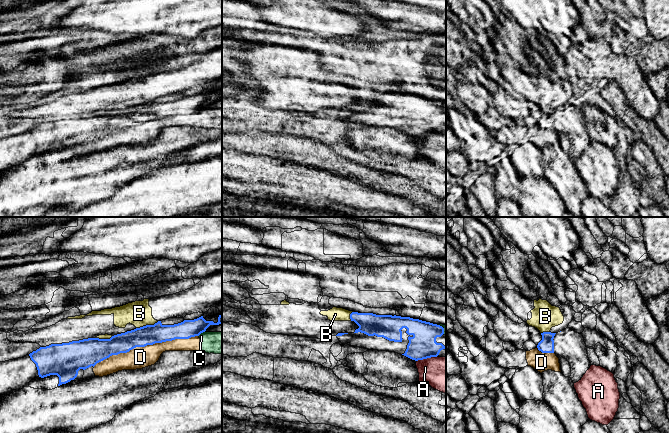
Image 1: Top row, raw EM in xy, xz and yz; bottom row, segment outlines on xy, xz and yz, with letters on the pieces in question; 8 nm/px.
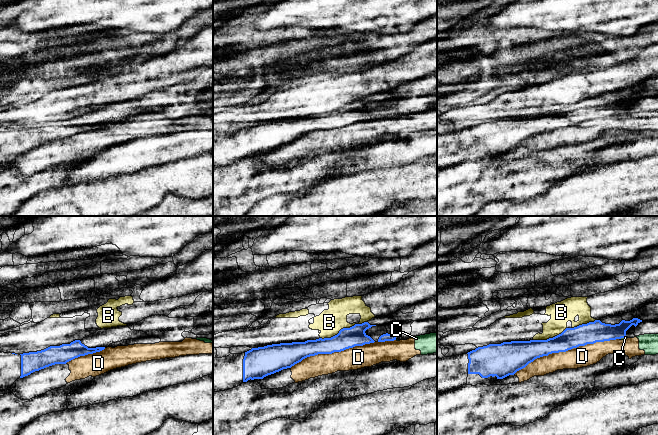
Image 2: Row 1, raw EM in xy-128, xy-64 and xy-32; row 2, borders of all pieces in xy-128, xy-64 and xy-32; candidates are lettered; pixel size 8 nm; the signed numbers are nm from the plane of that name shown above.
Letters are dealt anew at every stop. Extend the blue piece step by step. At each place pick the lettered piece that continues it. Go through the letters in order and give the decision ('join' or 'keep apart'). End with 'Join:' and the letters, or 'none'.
A: keep apart
B: keep apart
C: keep apart
D: keep apart
Join: none

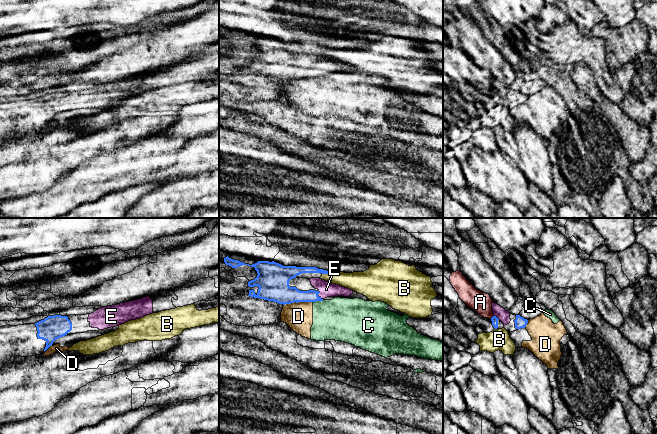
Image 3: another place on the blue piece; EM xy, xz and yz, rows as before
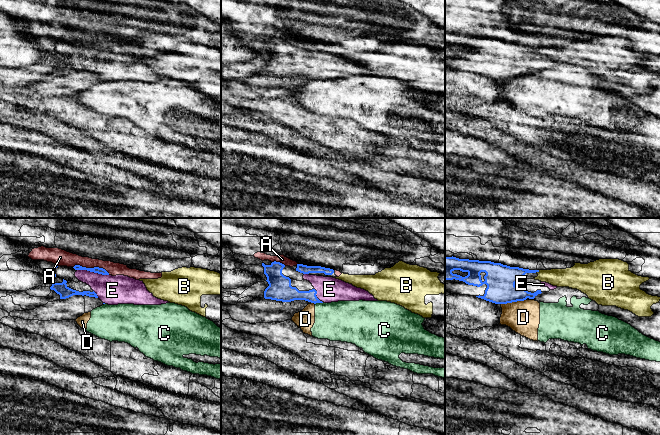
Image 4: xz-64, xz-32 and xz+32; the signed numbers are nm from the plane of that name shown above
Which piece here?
A: keep apart
B: keep apart
C: keep apart
D: keep apart
E: join
Join: E

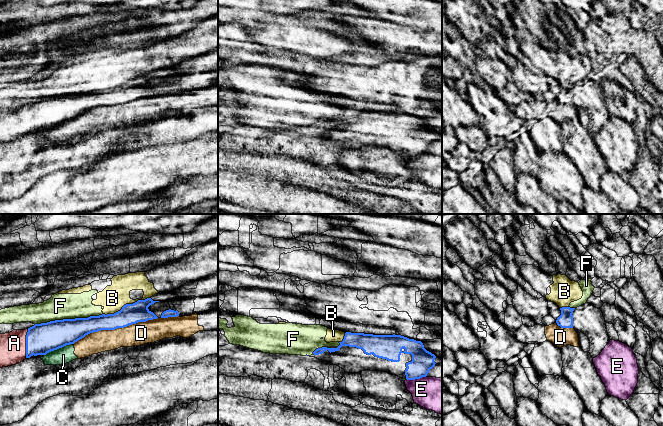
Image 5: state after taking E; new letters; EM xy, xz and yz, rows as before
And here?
A: join
B: keep apart
C: keep apart
D: keep apart
E: keep apart
F: keep apart
Join: A

